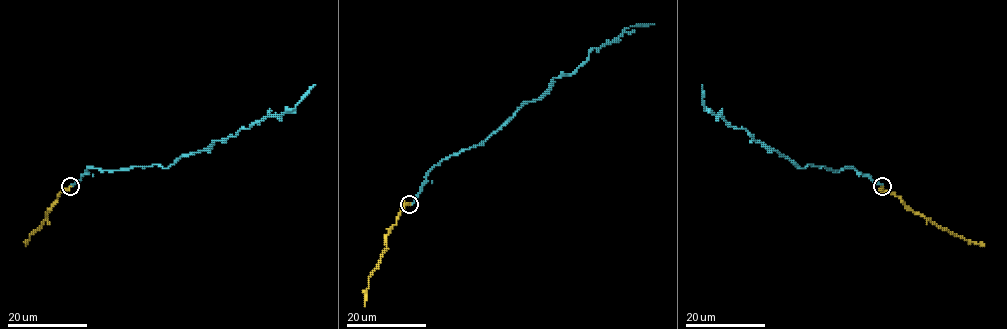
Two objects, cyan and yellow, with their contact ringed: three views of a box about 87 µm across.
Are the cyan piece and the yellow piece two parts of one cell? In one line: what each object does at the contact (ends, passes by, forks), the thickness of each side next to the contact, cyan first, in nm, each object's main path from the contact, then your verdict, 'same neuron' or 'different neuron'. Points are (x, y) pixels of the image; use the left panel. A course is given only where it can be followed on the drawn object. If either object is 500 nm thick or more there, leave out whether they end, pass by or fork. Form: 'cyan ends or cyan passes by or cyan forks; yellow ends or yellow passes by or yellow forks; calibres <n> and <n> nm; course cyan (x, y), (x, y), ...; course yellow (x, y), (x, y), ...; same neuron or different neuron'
cyan ends; yellow ends; calibres 180 and 240 nm; course cyan (69, 187), (88, 168), (168, 169), (184, 155), (293, 109), (315, 84); course yellow (69, 187), (62, 192), (25, 245); same neuron

